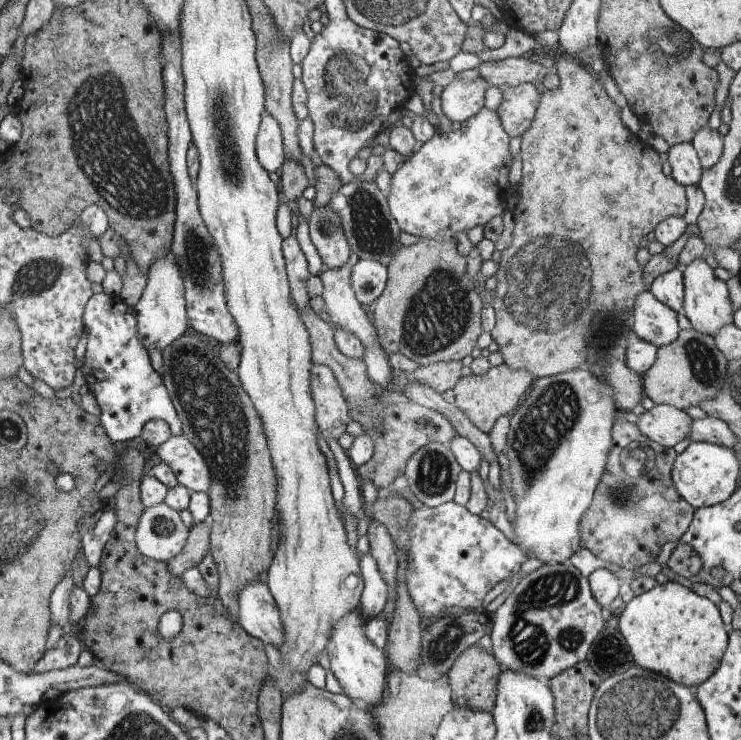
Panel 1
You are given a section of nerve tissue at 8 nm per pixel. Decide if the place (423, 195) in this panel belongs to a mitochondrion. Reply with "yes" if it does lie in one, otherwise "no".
no

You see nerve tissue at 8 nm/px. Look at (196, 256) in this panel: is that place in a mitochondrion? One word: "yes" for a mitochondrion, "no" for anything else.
yes

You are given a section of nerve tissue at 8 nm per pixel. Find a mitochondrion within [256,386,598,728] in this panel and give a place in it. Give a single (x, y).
(531, 644)

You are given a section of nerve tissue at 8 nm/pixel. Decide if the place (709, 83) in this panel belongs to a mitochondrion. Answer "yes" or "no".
no

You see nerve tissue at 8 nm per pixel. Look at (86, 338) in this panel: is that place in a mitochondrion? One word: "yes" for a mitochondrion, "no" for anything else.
no

